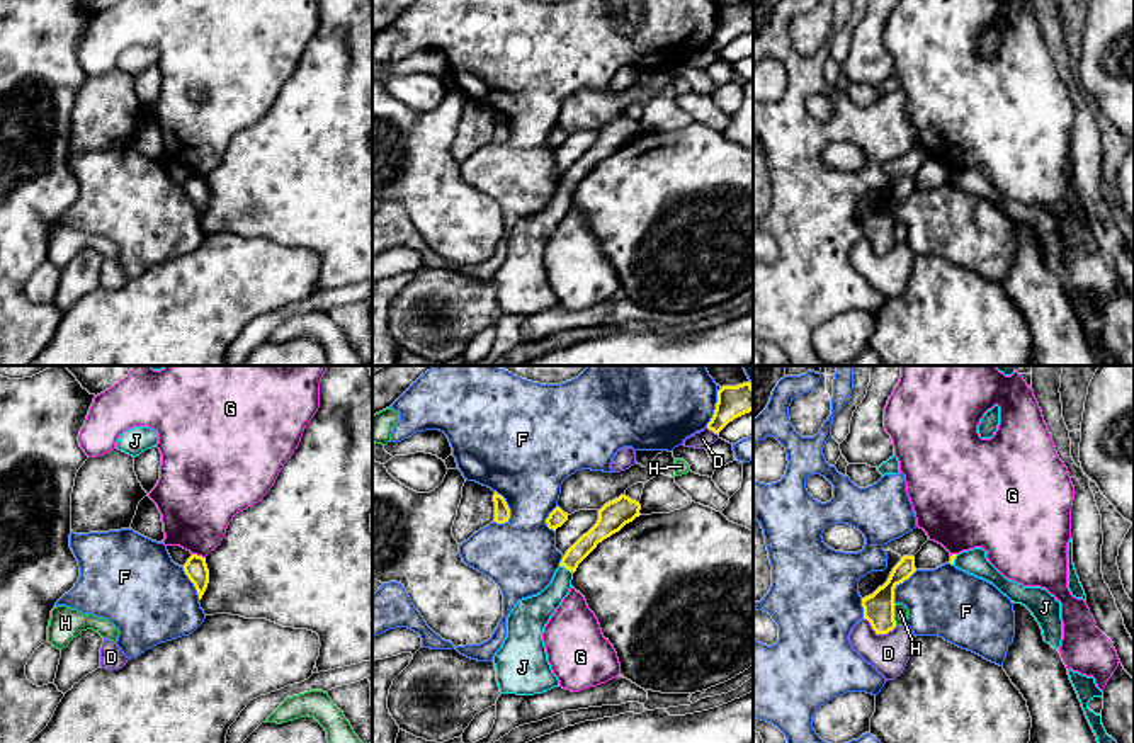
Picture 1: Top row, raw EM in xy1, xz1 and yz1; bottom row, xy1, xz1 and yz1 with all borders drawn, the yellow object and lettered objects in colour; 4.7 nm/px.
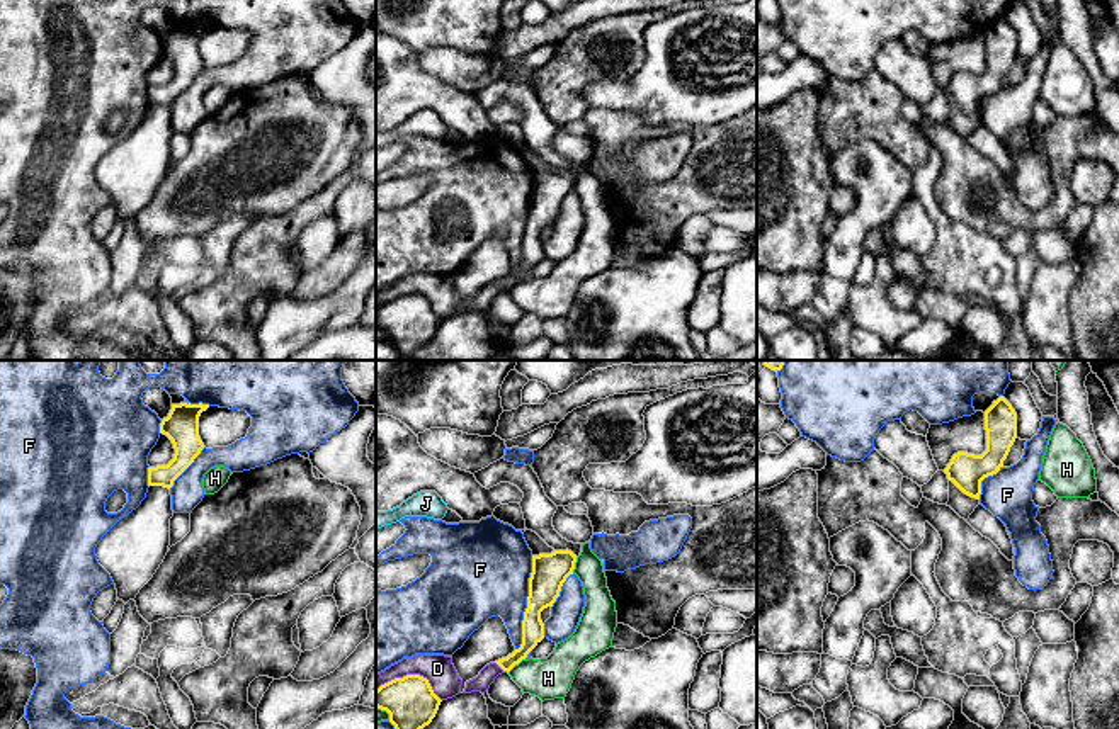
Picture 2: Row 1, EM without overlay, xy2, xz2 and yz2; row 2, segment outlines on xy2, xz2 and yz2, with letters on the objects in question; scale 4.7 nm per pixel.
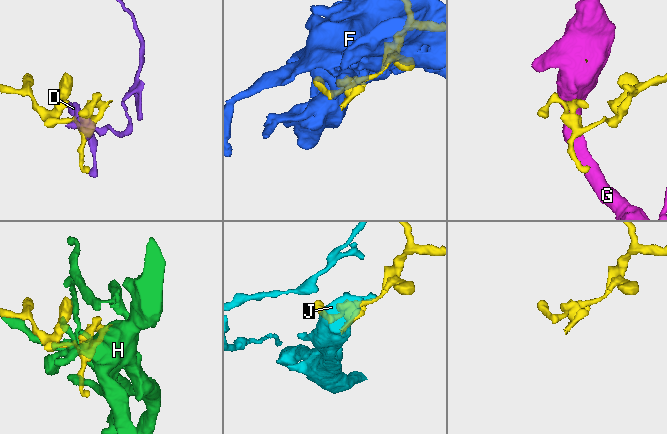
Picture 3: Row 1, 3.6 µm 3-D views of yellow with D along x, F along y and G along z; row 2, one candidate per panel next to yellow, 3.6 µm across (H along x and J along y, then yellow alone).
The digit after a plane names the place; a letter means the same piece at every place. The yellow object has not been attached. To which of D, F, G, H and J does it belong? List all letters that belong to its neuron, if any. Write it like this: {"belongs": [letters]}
{"belongs": ["J"]}

